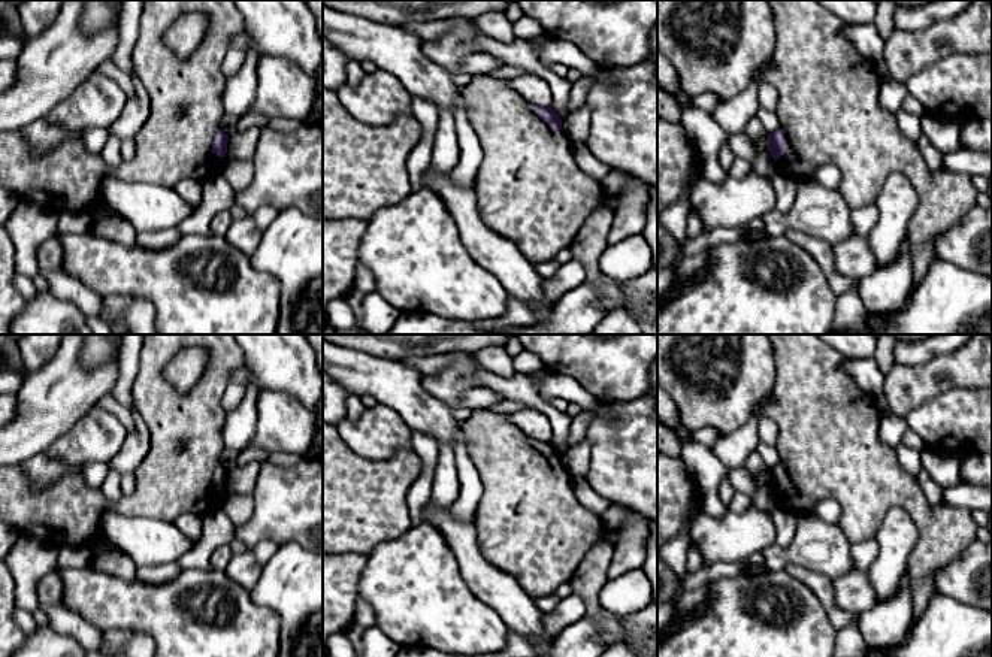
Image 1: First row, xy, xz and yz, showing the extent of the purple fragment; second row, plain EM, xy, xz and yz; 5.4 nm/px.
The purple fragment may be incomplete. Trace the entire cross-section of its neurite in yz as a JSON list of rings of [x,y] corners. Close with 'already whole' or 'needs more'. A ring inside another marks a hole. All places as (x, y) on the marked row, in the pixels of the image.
[[[769,0],[769,6],[772,9],[774,21],[775,21],[775,30],[777,30],[777,43],[774,48],[774,52],[769,58],[769,64],[766,70],[762,73],[762,81],[772,85],[774,90],[778,93],[778,105],[775,109],[775,113],[780,119],[780,128],[774,133],[768,134],[768,148],[766,151],[771,154],[771,157],[777,161],[778,170],[784,173],[786,176],[792,179],[810,179],[811,173],[823,166],[823,164],[834,164],[841,172],[841,182],[840,182],[840,191],[849,205],[849,208],[853,211],[856,208],[864,208],[868,205],[874,205],[877,200],[877,196],[880,194],[880,190],[883,188],[883,184],[886,182],[887,176],[893,172],[899,172],[905,175],[910,182],[913,184],[913,188],[917,194],[917,206],[914,214],[910,218],[910,222],[907,225],[907,240],[911,248],[913,254],[913,269],[914,269],[914,278],[913,285],[907,294],[907,299],[902,305],[908,302],[908,296],[911,294],[913,288],[920,282],[925,270],[935,261],[937,254],[934,249],[934,242],[938,236],[949,231],[952,227],[955,227],[976,205],[977,205],[977,196],[979,191],[976,190],[973,184],[973,178],[962,173],[952,173],[949,170],[938,170],[938,172],[929,172],[919,149],[917,145],[914,145],[899,128],[898,121],[895,118],[895,113],[883,108],[878,102],[880,94],[880,84],[881,79],[877,76],[874,70],[874,63],[868,61],[858,49],[856,46],[846,39],[841,34],[841,30],[847,25],[843,19],[838,16],[829,13],[823,6],[820,6],[816,0]]]; needs more

